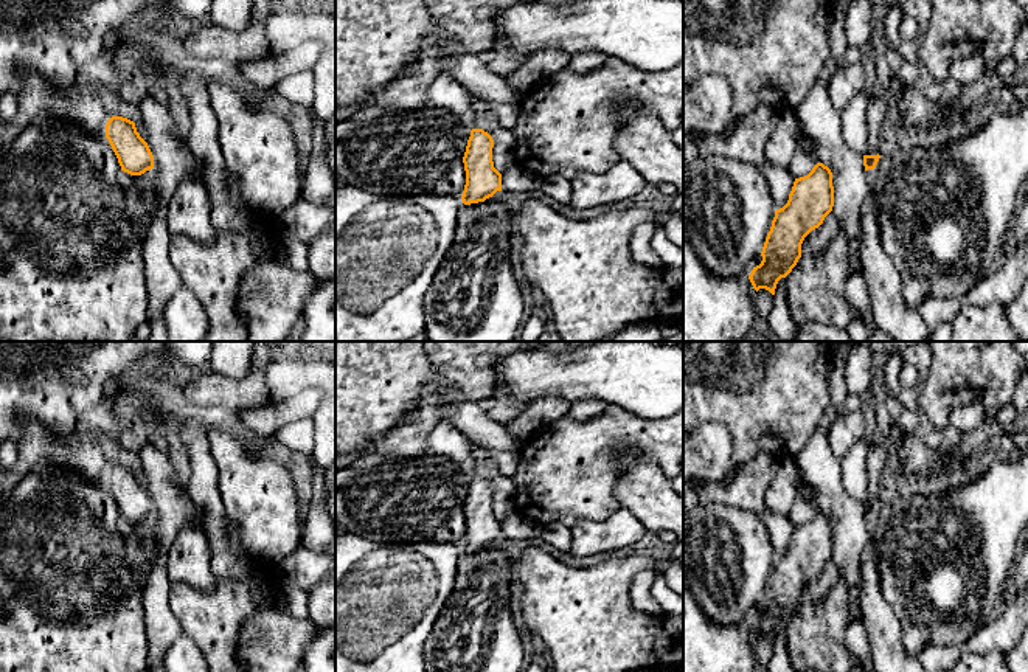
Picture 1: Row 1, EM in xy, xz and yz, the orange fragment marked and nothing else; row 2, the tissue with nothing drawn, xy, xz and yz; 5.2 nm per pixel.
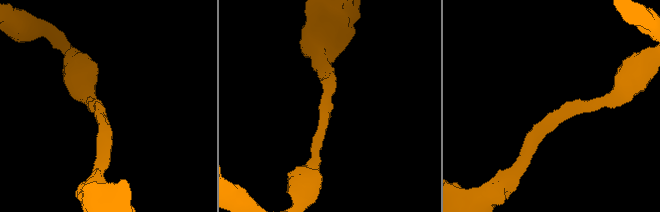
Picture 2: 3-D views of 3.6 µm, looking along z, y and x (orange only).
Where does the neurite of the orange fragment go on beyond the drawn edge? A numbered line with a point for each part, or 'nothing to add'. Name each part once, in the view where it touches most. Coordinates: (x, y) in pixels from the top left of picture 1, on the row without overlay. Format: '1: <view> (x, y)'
nothing to add

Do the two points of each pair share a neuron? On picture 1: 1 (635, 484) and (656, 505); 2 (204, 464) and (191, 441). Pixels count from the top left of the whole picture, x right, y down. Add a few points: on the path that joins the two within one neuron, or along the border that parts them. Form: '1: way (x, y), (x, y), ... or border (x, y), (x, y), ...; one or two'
1: way (640, 489), (651, 500); one
2: way (201, 458), (197, 447); one

